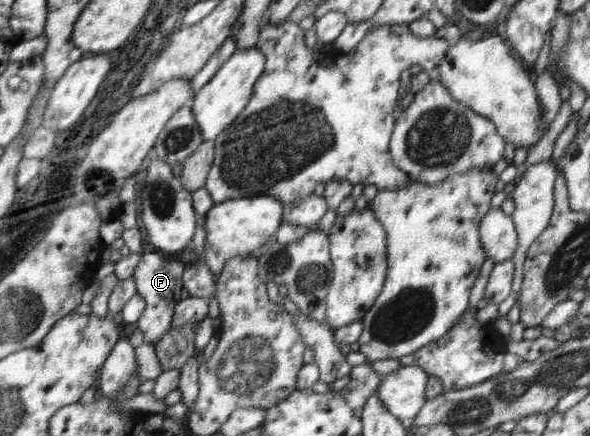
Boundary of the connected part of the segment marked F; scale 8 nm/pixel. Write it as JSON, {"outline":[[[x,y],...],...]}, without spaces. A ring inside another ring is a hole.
{"outline":[[[154,251],[141,253],[141,259],[135,266],[133,278],[136,280],[138,295],[146,302],[145,312],[137,321],[138,331],[143,333],[145,345],[153,346],[161,337],[169,331],[175,315],[175,307],[181,300],[183,293],[182,273],[185,269],[185,263],[173,261],[169,257],[163,257],[165,253]]]}

